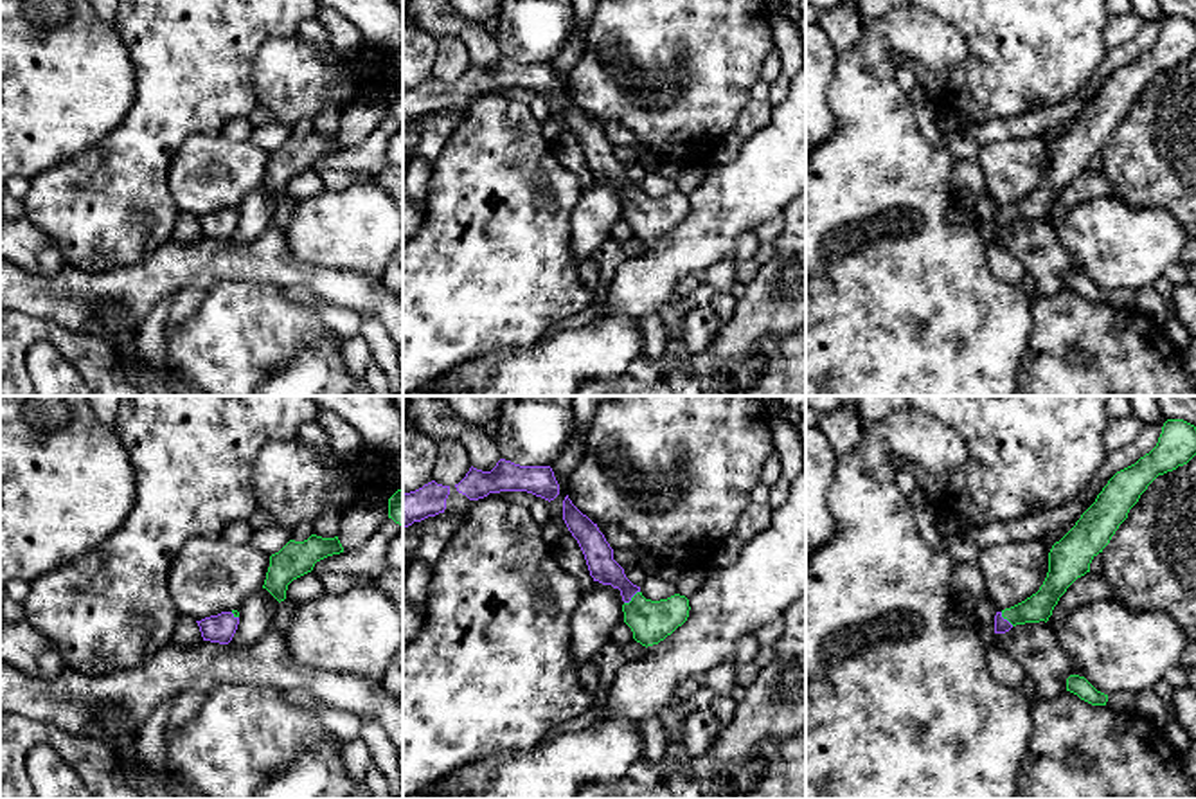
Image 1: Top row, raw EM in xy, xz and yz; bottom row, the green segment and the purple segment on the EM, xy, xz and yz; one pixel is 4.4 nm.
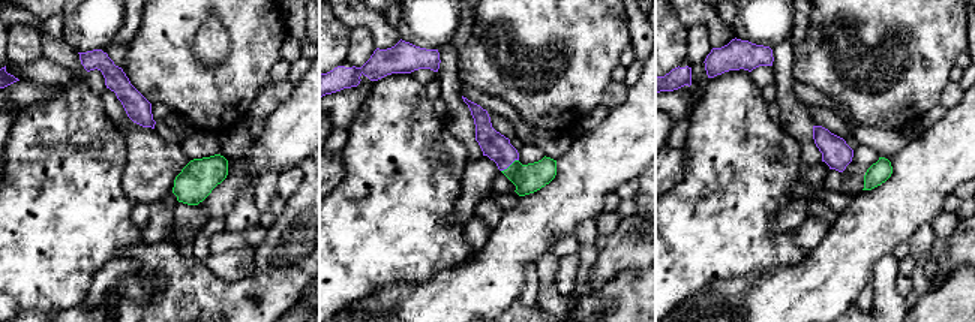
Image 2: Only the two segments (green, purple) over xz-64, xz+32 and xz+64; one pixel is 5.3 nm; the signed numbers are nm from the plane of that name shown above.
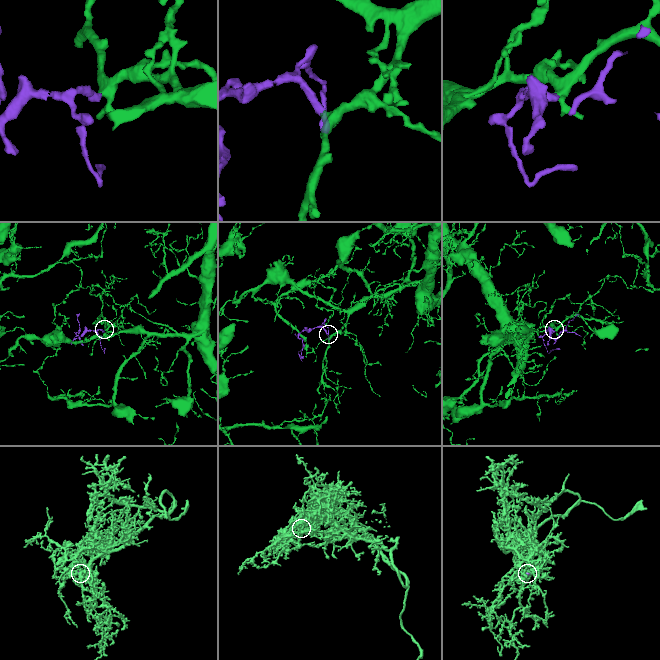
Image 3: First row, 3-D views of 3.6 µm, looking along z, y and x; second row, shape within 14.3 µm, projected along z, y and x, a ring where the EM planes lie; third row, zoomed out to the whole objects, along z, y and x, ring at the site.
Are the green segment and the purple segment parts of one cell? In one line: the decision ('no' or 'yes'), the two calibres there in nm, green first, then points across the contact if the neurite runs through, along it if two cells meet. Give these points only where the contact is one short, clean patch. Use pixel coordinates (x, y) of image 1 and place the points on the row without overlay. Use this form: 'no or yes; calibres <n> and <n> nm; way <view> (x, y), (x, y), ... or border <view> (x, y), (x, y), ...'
yes; calibres 190 and 130 nm; way xz (651, 218), (632, 195), (628, 186), (599, 153)

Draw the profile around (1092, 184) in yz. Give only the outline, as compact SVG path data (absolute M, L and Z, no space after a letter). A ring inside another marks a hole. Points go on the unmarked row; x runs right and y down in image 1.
M1086 169L1084 173L1077 175L1067 189L1059 194L1058 202L1052 207L1052 212L1049 214L1049 221L1056 229L1068 211L1084 202L1084 200L1095 200L1095 198L1113 198L1119 200L1106 178L1106 175L1099 169Z

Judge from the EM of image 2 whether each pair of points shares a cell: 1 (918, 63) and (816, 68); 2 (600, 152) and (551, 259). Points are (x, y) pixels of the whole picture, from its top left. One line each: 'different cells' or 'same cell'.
1: same cell
2: different cells

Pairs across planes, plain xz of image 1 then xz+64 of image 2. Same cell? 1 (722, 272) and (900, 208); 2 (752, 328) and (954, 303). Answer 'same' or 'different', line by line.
1: different
2: different

